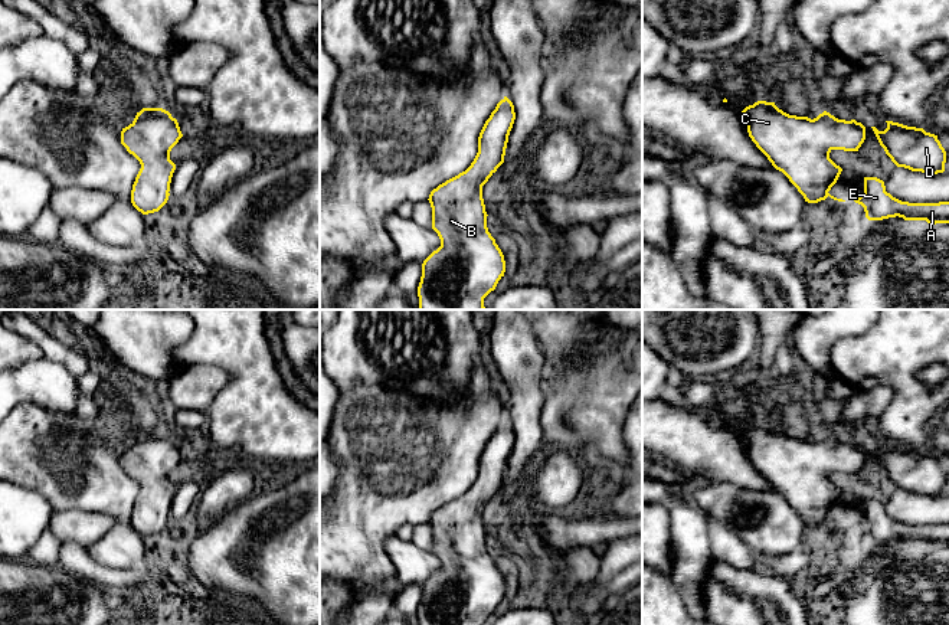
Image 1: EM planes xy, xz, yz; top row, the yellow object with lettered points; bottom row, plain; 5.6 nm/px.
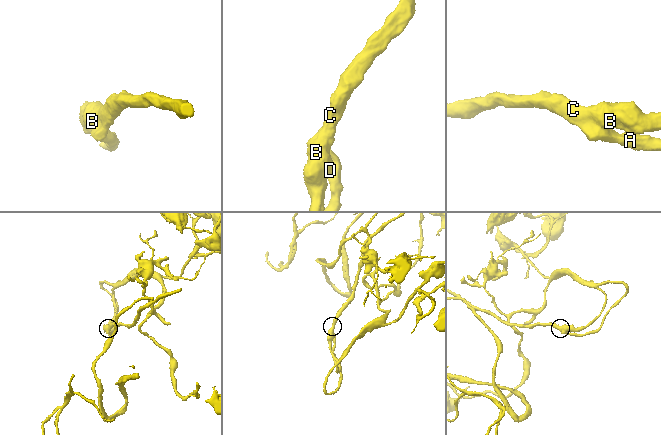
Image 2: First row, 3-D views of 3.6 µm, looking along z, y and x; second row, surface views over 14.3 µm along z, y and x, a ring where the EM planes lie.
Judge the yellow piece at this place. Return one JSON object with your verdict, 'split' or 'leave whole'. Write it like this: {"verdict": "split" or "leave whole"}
{"verdict": "leave whole"}

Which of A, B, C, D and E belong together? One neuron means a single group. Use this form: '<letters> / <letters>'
A B C D E

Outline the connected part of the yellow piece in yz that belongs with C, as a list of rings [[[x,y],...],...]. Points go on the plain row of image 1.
[[[757,423],[753,428],[746,429],[742,433],[742,442],[743,445],[747,448],[747,455],[749,459],[752,461],[752,464],[756,467],[756,469],[768,480],[768,482],[772,485],[772,488],[782,494],[789,504],[798,511],[798,514],[804,518],[805,524],[808,526],[818,526],[821,523],[825,523],[828,518],[834,523],[838,524],[845,524],[842,521],[837,521],[834,518],[831,518],[828,514],[831,513],[831,510],[837,505],[842,491],[840,488],[837,488],[831,481],[829,481],[829,475],[832,472],[844,472],[844,474],[858,474],[858,471],[861,469],[861,467],[865,462],[865,449],[861,445],[857,445],[855,442],[851,444],[845,444],[845,442],[838,442],[834,438],[831,438],[829,435],[824,433],[822,436],[819,436],[817,441],[811,442],[808,439],[796,439],[796,438],[789,438],[786,435],[783,435],[782,432],[779,432],[775,425],[766,425],[766,423]]]

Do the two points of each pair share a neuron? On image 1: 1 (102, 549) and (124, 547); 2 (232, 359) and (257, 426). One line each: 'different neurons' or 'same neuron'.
1: same neuron
2: same neuron

